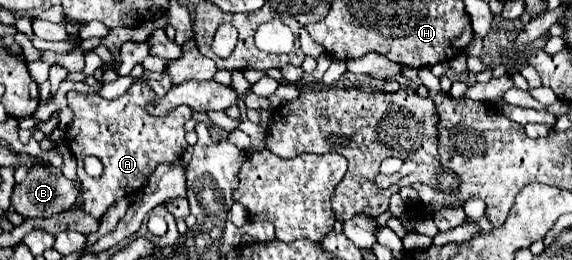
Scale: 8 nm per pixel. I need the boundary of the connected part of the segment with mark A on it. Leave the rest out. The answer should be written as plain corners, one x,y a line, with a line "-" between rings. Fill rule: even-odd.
143,82
133,84
123,96
115,100
85,96
73,90
67,94
67,102
73,110
73,122
65,130
65,138
69,150
77,158
77,178
83,192
82,208
95,218
101,218
105,210
119,198
131,196
133,192
141,190
155,166
167,160
175,160
175,156
179,156
179,152
185,152
187,148
183,126
191,118
193,110
179,106
165,118
153,118
145,112
145,106
151,100
155,100
155,94
-
85,156
97,156
103,162
105,170
99,178
92,178
83,172

